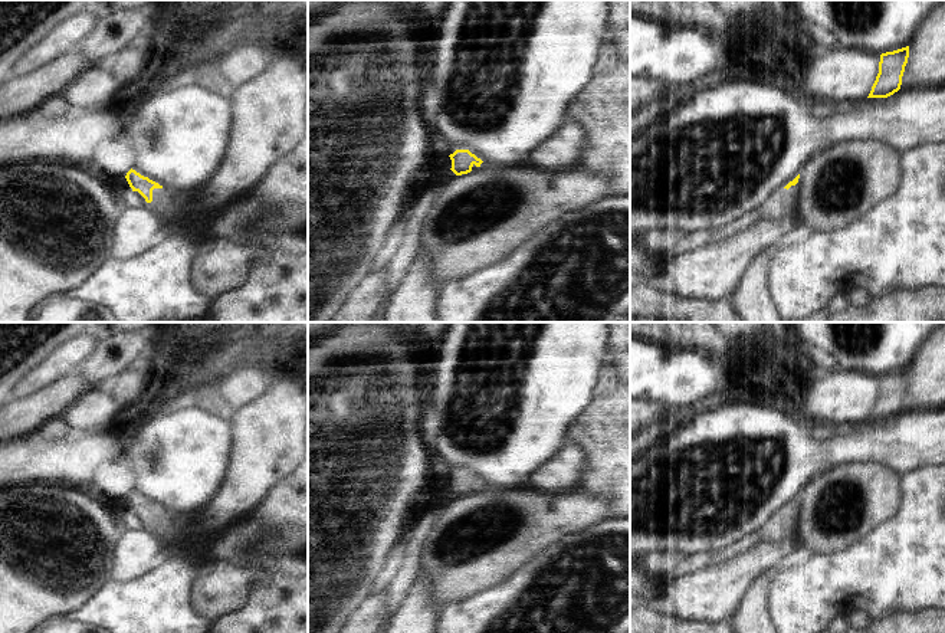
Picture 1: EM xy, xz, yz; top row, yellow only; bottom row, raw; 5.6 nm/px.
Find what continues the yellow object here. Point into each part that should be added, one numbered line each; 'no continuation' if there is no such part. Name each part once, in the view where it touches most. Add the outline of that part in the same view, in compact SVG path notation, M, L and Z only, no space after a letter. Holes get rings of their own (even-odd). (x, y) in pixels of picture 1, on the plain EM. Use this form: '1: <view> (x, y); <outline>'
1: xy (164, 528); M165 509L152 512L151 525L147 525L145 521L138 514L134 515L140 519L142 529L151 534L168 551L173 550L173 547L181 537L177 519L173 516L171 512Z

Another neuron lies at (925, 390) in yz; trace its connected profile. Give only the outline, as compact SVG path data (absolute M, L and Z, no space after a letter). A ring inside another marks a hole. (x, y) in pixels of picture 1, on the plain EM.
M945 324L925 341L909 365L900 413L935 409L945 409Z

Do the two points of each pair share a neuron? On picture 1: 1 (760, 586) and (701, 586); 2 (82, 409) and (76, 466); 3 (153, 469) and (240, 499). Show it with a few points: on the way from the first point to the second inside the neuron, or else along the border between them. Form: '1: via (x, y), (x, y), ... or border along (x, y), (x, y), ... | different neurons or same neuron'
1: border along (774, 574), (761, 574), (752, 581), (734, 616) | different neurons
2: border along (110, 426), (101, 430), (72, 432) | different neurons
3: border along (232, 459), (227, 479), (197, 517) | different neurons

